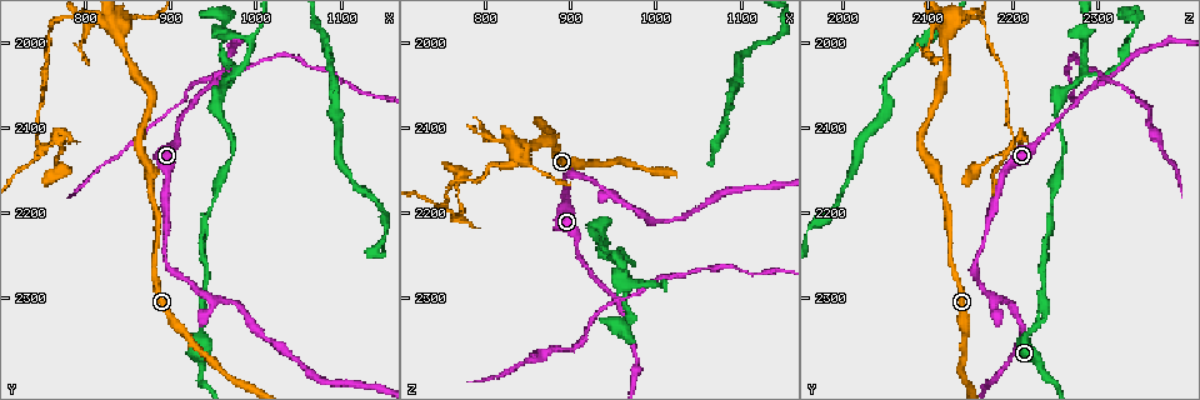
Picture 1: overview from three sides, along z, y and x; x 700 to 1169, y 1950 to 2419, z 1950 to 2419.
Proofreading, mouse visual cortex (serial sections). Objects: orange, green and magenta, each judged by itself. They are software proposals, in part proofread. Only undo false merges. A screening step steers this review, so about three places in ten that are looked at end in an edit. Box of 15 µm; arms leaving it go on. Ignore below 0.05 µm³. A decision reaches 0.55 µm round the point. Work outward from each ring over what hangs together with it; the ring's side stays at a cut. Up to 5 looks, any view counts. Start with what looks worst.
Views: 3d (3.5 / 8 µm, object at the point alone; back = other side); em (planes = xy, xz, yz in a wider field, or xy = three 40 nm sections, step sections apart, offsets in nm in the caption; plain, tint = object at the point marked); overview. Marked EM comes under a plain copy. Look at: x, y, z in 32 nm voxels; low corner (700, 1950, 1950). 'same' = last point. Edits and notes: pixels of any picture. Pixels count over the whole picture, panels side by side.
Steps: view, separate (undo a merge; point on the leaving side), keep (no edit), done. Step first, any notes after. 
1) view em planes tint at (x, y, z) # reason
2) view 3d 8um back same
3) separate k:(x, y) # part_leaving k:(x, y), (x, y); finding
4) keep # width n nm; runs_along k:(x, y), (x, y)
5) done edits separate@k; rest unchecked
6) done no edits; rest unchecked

view 3d 3.5um at (950, 2050, 2295) # narrows sharply

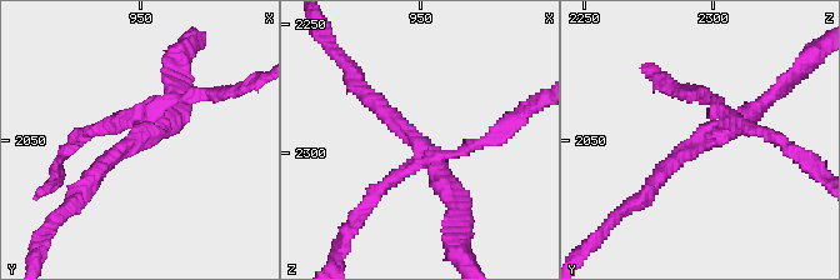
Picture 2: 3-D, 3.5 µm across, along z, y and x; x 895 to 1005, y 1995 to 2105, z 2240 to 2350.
view em xy step 5 tint at (952, 2047, 2297) # arms 4; arm_widths 150, 200, 200, 250 nm

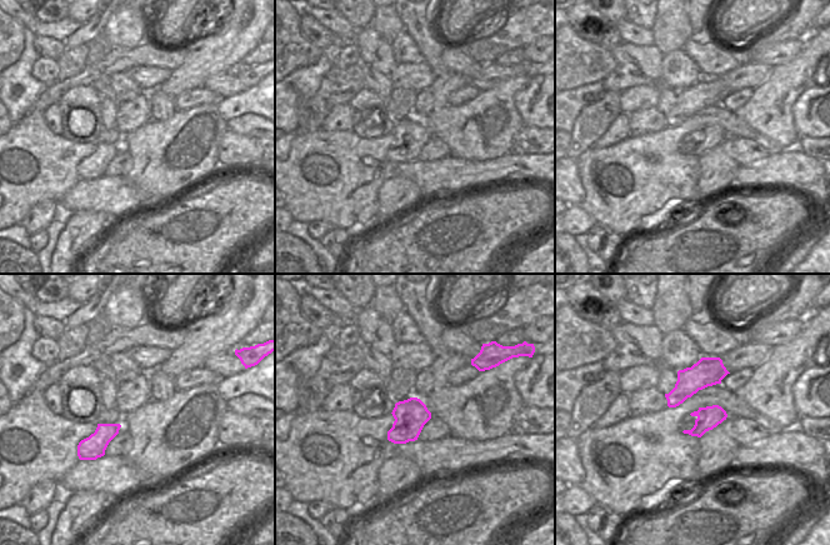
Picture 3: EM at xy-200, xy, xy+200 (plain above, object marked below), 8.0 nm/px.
separate 2:(470, 143) # width 260 nm; part_leaving 2:(423, 154), (373, 195), (343, 240); two cells meet here

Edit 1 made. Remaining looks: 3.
view overview # see it whole again

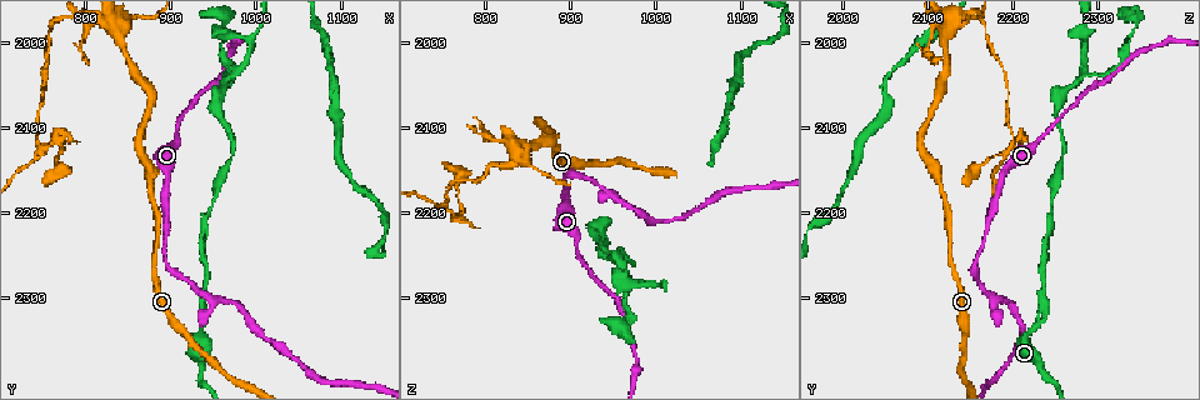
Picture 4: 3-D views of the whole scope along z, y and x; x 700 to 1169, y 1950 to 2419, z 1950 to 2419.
view 3d 3.5um back at (990, 2000, 2285) # abrupt turn

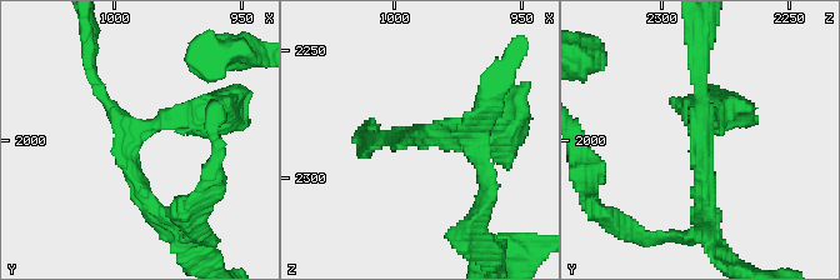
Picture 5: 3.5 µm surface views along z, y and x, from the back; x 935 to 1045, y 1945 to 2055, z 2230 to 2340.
view em xy step 1 tint at (992, 1999, 2284) # arms 3; arm_widths 150, 250, 300 nm; need the tissue

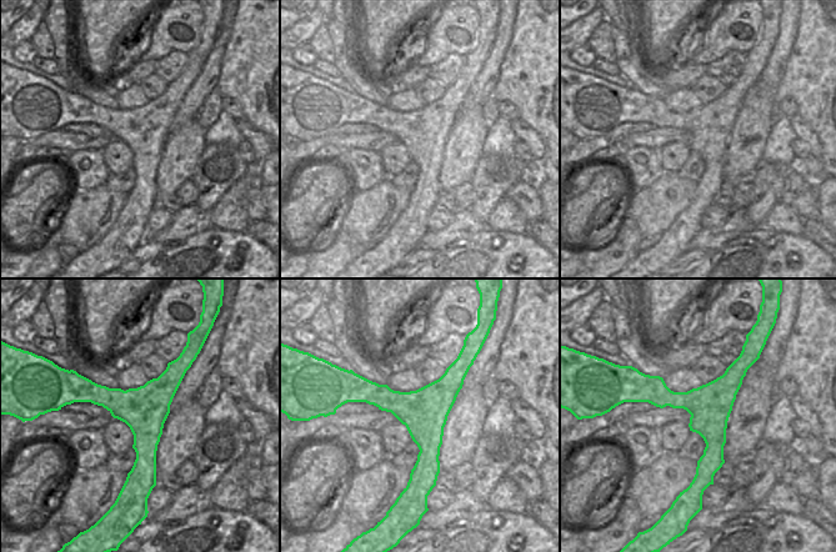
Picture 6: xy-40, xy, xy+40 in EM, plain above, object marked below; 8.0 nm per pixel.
keep # runs_along 5:(158, 213), (131, 140), (215, 109); continuous, no second cell

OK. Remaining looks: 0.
done edits separate@2; rest unchecked

